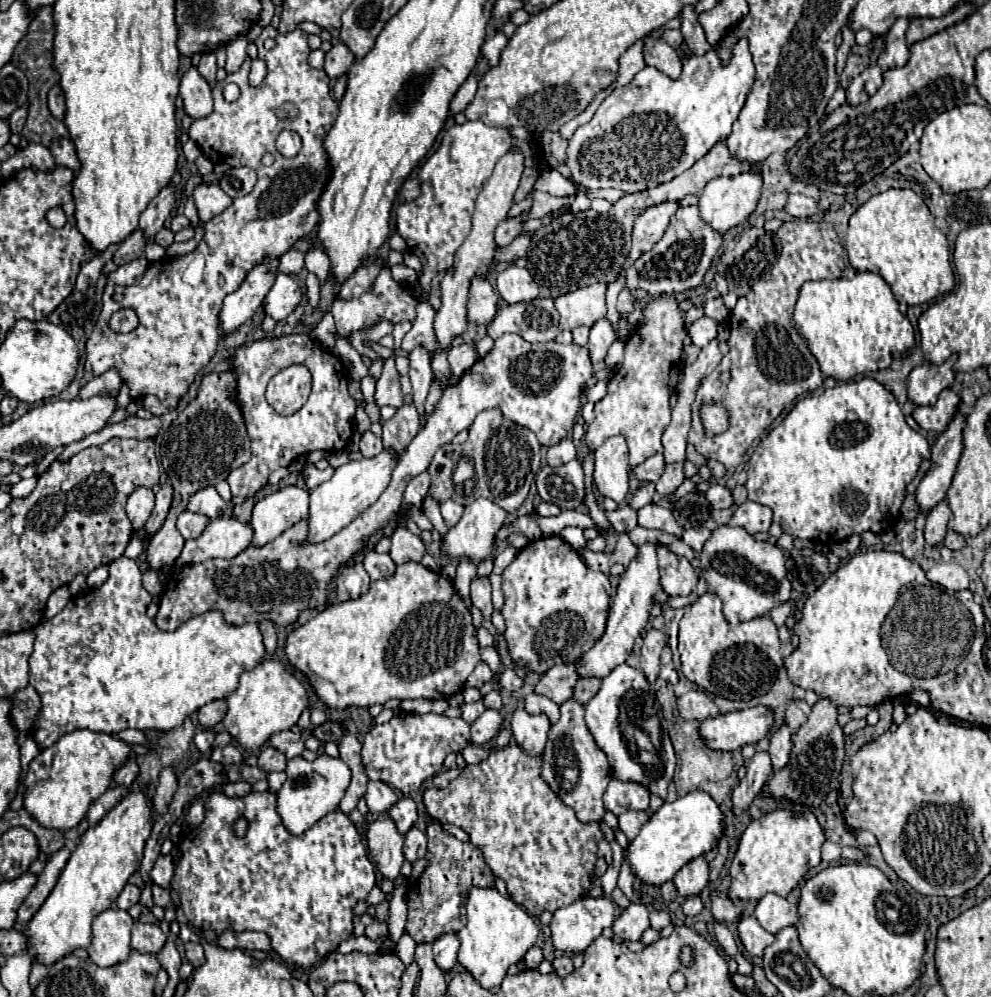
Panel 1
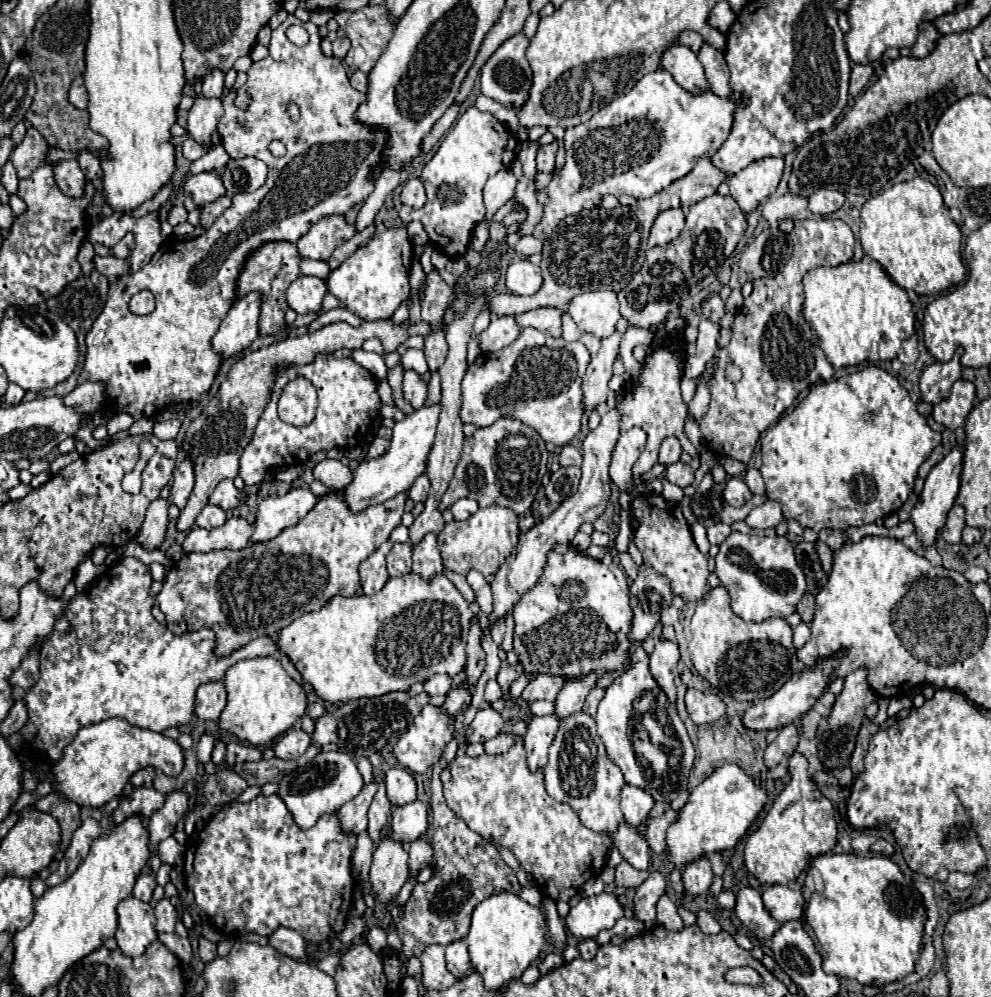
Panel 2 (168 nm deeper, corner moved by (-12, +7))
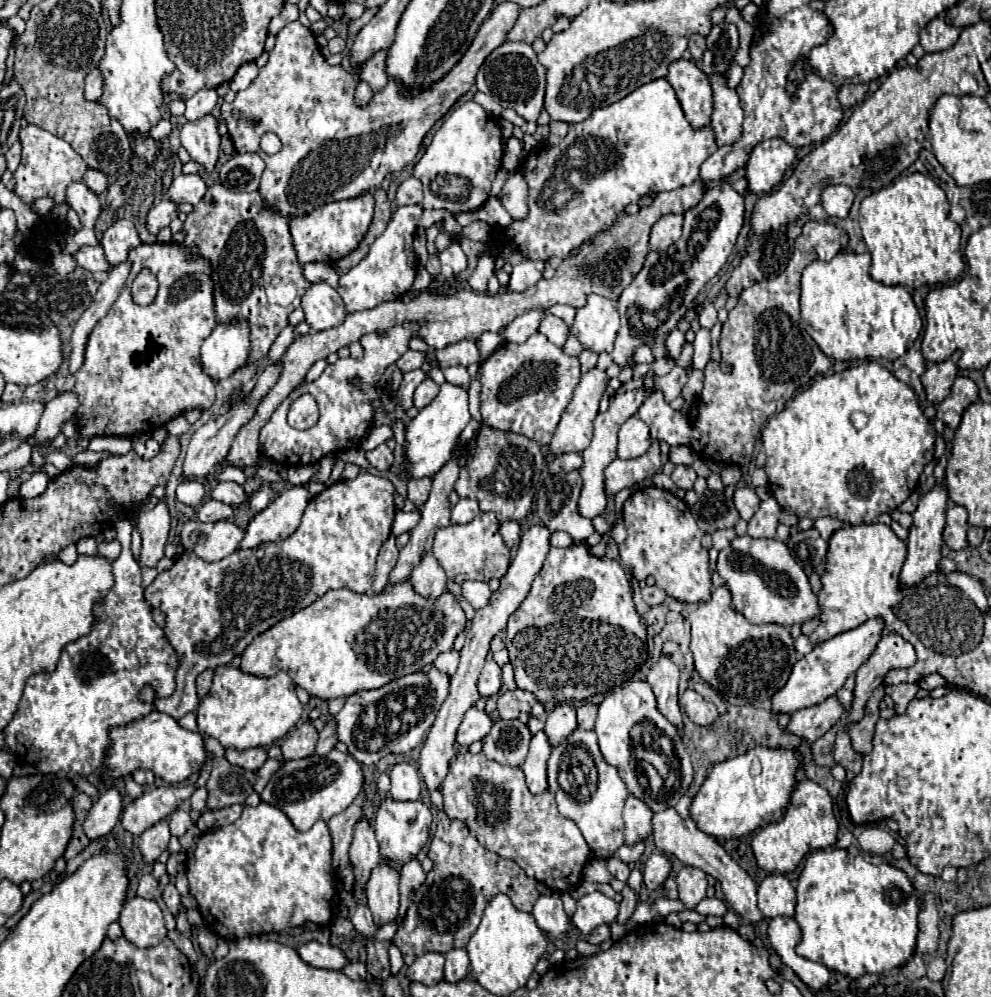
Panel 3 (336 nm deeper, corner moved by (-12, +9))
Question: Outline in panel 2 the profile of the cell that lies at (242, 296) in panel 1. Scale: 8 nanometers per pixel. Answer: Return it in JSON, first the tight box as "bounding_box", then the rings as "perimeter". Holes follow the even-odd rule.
{"bounding_box":[212,292,260,360],"perimeter":[[[250,292],[240,298],[222,320],[218,332],[212,338],[212,348],[222,360],[246,350],[258,338],[258,312],[260,292]]]}

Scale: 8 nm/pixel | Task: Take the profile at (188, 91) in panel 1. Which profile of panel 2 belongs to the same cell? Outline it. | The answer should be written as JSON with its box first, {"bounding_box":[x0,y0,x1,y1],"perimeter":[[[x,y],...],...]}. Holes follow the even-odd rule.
{"bounding_box":[186,96,222,148],"perimeter":[[[196,96],[194,106],[188,114],[188,126],[186,132],[192,140],[196,140],[200,146],[210,148],[212,146],[212,134],[216,132],[218,120],[222,116],[222,102],[220,98],[208,100],[204,96]]]}

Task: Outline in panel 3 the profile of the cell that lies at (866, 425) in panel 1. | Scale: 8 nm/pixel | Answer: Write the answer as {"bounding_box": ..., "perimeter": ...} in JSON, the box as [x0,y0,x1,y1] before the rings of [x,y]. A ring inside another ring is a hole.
{"bounding_box":[762,362,936,526],"perimeter":[[[862,362],[854,368],[846,368],[844,372],[838,372],[838,374],[832,374],[832,376],[824,376],[820,378],[818,382],[814,382],[808,390],[800,392],[778,416],[772,416],[762,432],[762,444],[764,444],[764,450],[766,450],[766,474],[768,474],[768,480],[770,480],[770,492],[772,496],[780,502],[782,510],[786,512],[792,512],[796,514],[798,518],[822,518],[822,516],[830,516],[830,518],[838,518],[842,520],[844,524],[850,524],[850,526],[860,526],[860,524],[874,524],[878,520],[880,514],[884,512],[892,512],[894,508],[898,508],[908,496],[910,496],[910,484],[916,484],[924,466],[928,462],[932,462],[934,458],[934,444],[936,444],[936,430],[932,426],[932,422],[922,414],[920,410],[920,404],[918,404],[918,398],[916,394],[912,392],[912,388],[904,382],[900,382],[892,372],[888,372],[886,368],[882,368],[880,364],[876,362]]]}

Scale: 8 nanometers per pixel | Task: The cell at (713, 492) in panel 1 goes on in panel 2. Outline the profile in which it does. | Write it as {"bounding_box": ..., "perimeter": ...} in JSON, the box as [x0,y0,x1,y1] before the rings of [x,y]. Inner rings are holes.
{"bounding_box":[724,476,752,508],"perimeter":[[[736,476],[736,478],[730,478],[730,480],[726,482],[724,500],[726,500],[728,504],[740,508],[740,506],[744,506],[750,498],[752,498],[752,492],[748,490],[748,486],[746,486],[746,482],[744,482],[742,478]]]}

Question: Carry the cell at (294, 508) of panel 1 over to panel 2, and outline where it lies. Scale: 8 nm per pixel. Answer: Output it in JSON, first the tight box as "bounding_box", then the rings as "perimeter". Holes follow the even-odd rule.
{"bounding_box":[252,488,318,542],"perimeter":[[[292,488],[284,496],[266,498],[258,506],[252,542],[268,542],[284,528],[296,526],[318,502],[308,488]]]}

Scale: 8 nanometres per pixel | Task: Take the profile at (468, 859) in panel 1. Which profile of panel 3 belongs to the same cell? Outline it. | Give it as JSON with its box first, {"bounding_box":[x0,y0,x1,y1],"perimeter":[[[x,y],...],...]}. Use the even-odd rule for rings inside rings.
{"bounding_box":[392,810,538,966],"perimeter":[[[438,810],[438,828],[430,842],[428,858],[434,862],[434,868],[426,874],[426,882],[416,890],[406,918],[392,938],[392,944],[398,946],[408,966],[426,952],[444,954],[452,948],[464,948],[476,932],[486,904],[496,894],[506,894],[518,910],[532,912],[538,898],[536,880],[528,878],[516,862],[488,852],[464,822],[448,818],[444,810]]]}

